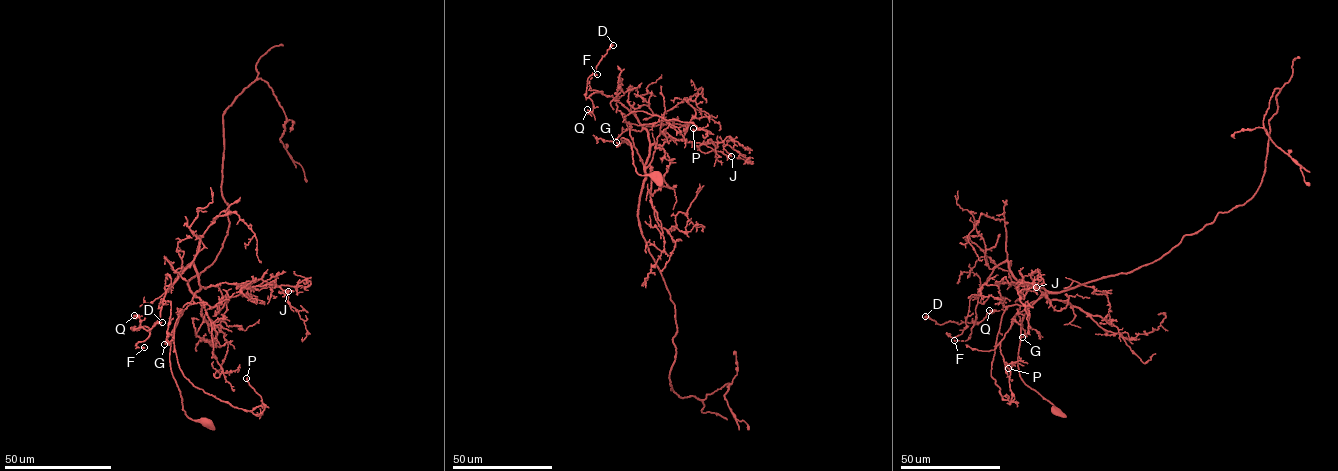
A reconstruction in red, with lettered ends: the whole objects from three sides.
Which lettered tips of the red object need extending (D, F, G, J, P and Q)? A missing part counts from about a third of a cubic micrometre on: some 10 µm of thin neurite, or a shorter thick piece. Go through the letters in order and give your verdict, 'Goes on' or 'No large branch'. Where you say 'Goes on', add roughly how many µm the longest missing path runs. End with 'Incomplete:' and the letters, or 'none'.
D: No large branch
F: No large branch
G: No large branch
J: No large branch
P: No large branch
Q: No large branch
Incomplete: none

